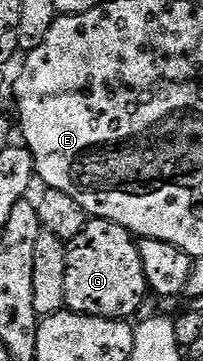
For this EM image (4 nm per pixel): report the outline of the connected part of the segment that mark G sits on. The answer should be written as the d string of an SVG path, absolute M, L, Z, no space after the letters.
M91 219L66 249L68 266L64 270L64 298L71 312L126 320L134 318L148 297L144 262L135 237L124 226L111 220Z

